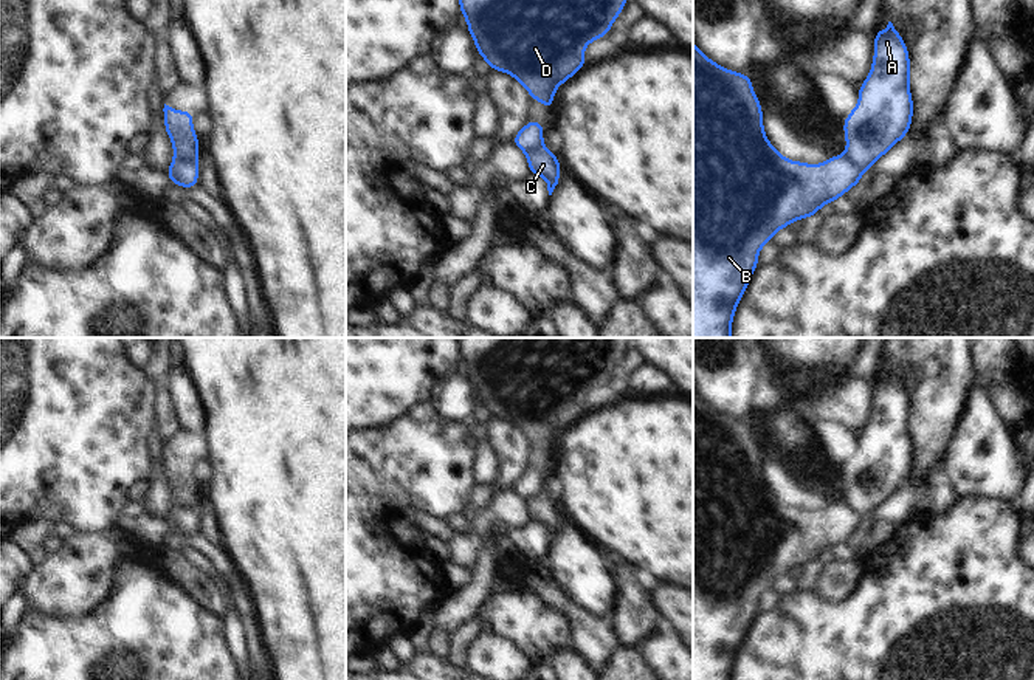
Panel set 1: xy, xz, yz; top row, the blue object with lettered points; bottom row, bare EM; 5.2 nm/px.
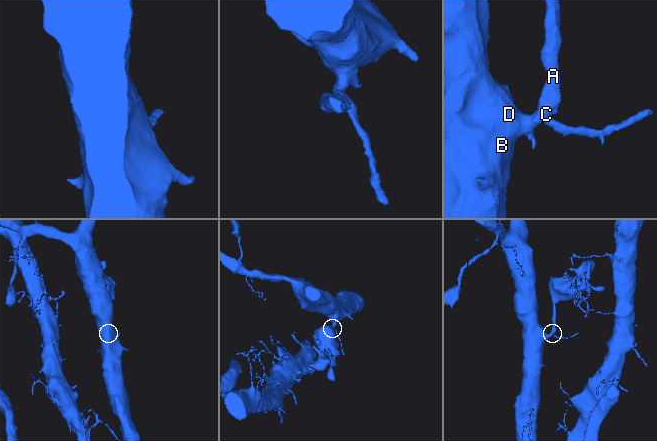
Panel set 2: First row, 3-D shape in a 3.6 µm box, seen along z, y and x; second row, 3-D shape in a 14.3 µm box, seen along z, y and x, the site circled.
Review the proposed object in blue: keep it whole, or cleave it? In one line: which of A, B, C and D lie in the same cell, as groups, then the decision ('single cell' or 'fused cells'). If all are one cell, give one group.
A C / B D; fused cells

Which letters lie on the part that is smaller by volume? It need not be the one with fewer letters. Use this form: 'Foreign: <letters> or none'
Foreign: A, C

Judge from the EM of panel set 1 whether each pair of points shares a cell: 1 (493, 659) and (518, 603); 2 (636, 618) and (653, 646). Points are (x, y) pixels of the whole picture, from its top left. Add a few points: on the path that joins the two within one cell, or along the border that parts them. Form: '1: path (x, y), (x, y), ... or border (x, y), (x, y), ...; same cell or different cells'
1: border (481, 629), (507, 637), (530, 660); different cells
2: border (664, 625), (634, 646); different cells

